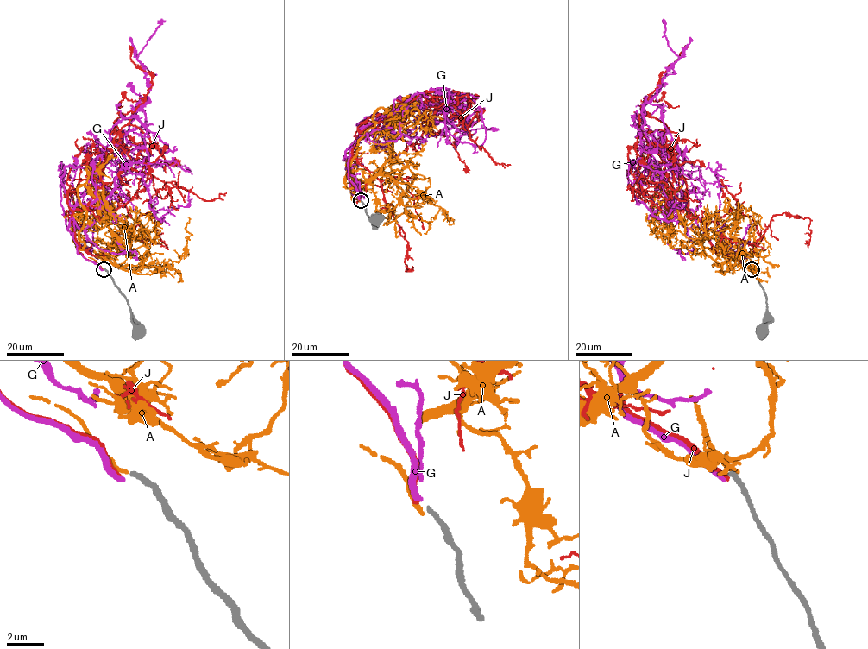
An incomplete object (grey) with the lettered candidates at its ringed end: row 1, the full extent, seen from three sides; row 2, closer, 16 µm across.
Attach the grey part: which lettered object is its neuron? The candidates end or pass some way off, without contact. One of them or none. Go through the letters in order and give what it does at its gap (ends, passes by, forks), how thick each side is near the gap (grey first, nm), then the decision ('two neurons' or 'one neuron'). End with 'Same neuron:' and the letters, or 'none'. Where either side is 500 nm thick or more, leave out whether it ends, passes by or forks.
A: it ends; calibres 240 and 300 nm; two neurons
G: it ends; calibres 240 and 280 nm; one neuron
J: it ends; calibres 240 and 280 nm; two neurons
Same neuron: G

